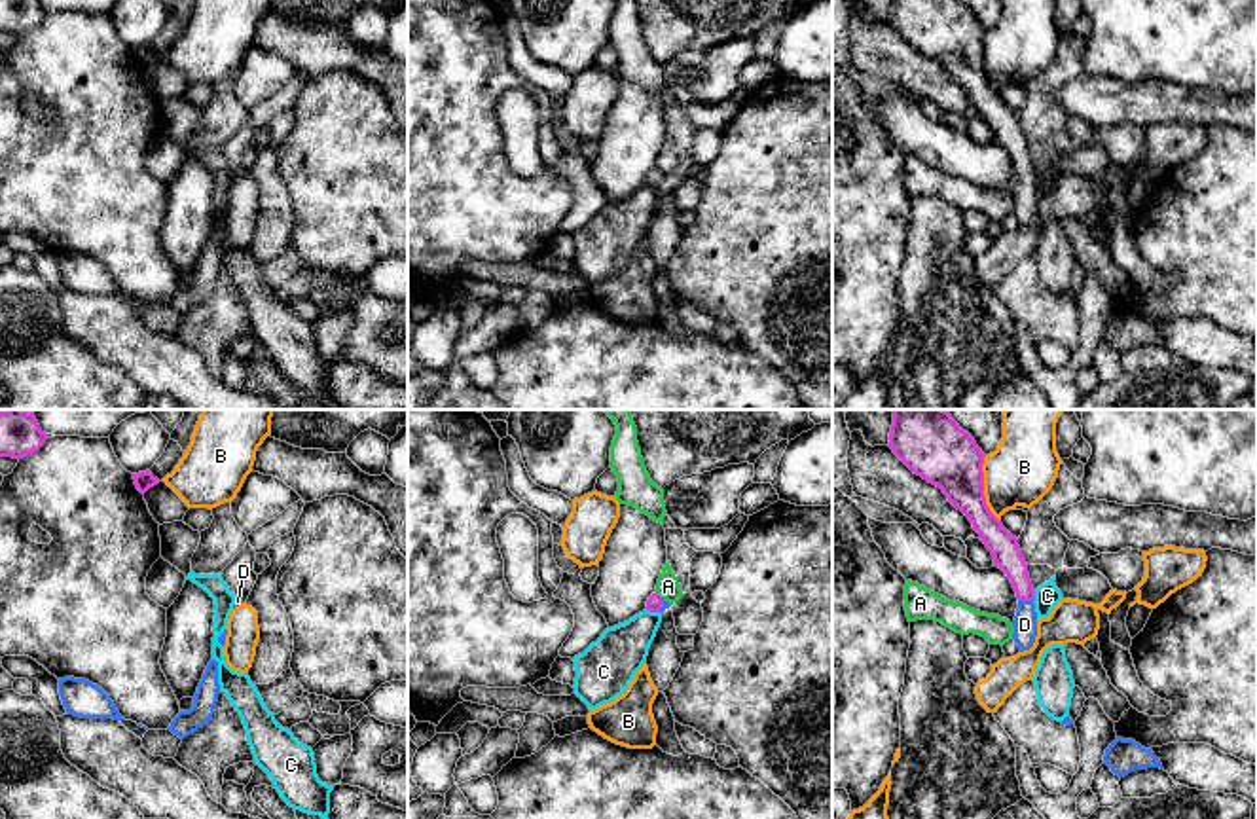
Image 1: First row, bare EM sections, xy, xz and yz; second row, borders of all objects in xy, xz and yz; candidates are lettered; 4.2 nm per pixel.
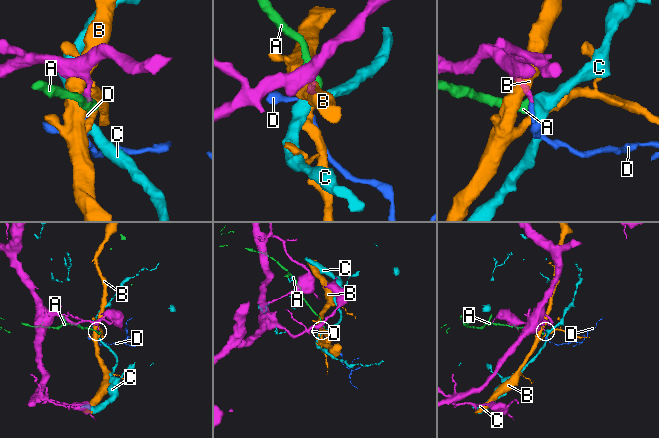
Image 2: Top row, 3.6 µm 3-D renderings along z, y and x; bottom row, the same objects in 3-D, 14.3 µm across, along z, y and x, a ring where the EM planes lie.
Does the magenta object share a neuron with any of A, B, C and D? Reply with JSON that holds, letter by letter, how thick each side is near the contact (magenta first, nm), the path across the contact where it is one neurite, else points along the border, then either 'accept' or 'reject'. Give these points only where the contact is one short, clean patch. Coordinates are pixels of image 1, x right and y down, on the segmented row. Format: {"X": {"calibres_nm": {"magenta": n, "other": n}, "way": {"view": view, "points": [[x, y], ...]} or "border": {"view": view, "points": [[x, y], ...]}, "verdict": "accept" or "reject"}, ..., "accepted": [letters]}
{"A": {"calibres_nm": {"magenta": 70, "other": 100}, "border": {"view": "xz", "points": [[656, 592], [660, 598]]}, "verdict": "reject"}, "B": {"calibres_nm": {"magenta": 260, "other": 280}, "verdict": "reject"}, "C": {"calibres_nm": {"magenta": 120, "other": 100}, "border": {"view": "yz", "points": [[1036, 590], [1034, 601]]}, "verdict": "reject"}, "D": {"calibres_nm": {"magenta": 120, "other": 100}, "way": {"view": "yz", "points": [[1003, 546], [1017, 569], [1026, 600], [1024, 624]]}, "verdict": "accept"}, "accepted": ["D"]}

